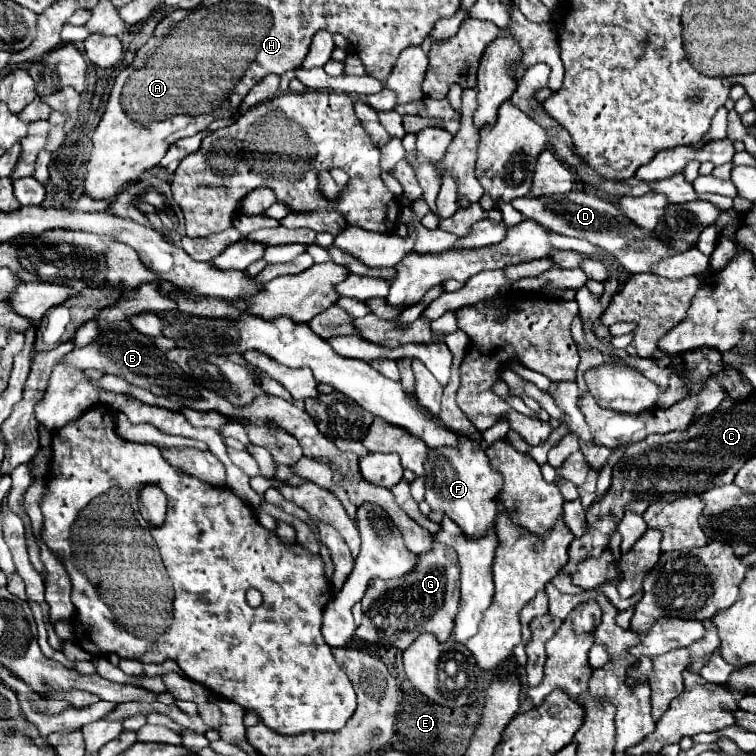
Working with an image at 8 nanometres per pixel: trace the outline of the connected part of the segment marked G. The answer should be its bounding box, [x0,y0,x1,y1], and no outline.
[355,543,459,651]

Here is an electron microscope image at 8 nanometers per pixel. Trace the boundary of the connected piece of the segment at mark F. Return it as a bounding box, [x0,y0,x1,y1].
[425,437,503,539]

